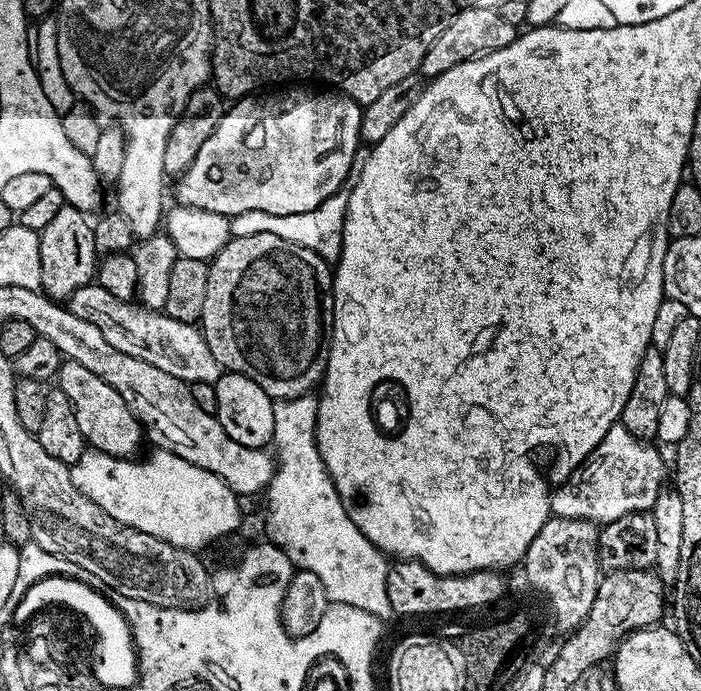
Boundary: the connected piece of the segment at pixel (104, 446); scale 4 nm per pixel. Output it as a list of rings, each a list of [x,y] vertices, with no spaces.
[[[69,359],[61,363],[58,386],[74,406],[74,418],[78,418],[78,427],[82,429],[89,449],[125,458],[135,457],[139,453],[136,451],[140,448],[140,439],[146,435],[145,429],[130,410],[130,406],[122,402],[122,394],[118,394],[114,386],[102,382],[98,374],[90,374],[86,366]]]

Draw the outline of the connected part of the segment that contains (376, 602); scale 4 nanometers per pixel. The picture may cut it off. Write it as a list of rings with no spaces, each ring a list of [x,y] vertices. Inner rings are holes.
[[[315,395],[296,396],[294,399],[273,401],[274,410],[274,456],[276,463],[273,469],[271,482],[264,492],[264,498],[268,502],[268,514],[266,516],[265,536],[271,543],[281,549],[285,559],[294,564],[299,571],[314,574],[323,589],[329,603],[357,606],[360,610],[366,610],[381,620],[393,617],[390,600],[386,593],[386,574],[389,561],[385,553],[374,547],[366,538],[353,520],[345,504],[329,476],[316,444],[316,420],[317,402]]]

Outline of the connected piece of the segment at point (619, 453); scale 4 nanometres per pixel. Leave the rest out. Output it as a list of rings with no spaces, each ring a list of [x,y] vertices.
[[[618,422],[610,426],[584,463],[553,491],[551,515],[590,520],[603,526],[614,518],[622,518],[622,514],[649,511],[665,487],[664,460],[659,450],[655,443],[637,440],[624,424]]]

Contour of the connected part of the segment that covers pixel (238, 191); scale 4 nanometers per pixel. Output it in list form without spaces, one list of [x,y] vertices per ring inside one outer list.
[[[292,86],[289,92],[280,92],[277,96],[264,96],[268,94],[253,94],[246,96],[242,100],[237,100],[225,111],[224,117],[218,122],[214,134],[202,142],[202,150],[198,150],[198,158],[194,158],[192,165],[187,172],[179,177],[176,184],[177,205],[186,208],[197,208],[198,210],[210,210],[214,214],[222,214],[229,218],[235,218],[247,212],[265,212],[271,216],[289,216],[290,214],[302,214],[314,210],[326,198],[337,195],[341,191],[344,179],[348,176],[348,171],[357,163],[356,147],[361,147],[360,139],[360,113],[361,105],[349,96],[337,94],[335,91],[328,92],[303,92],[303,87]]]

